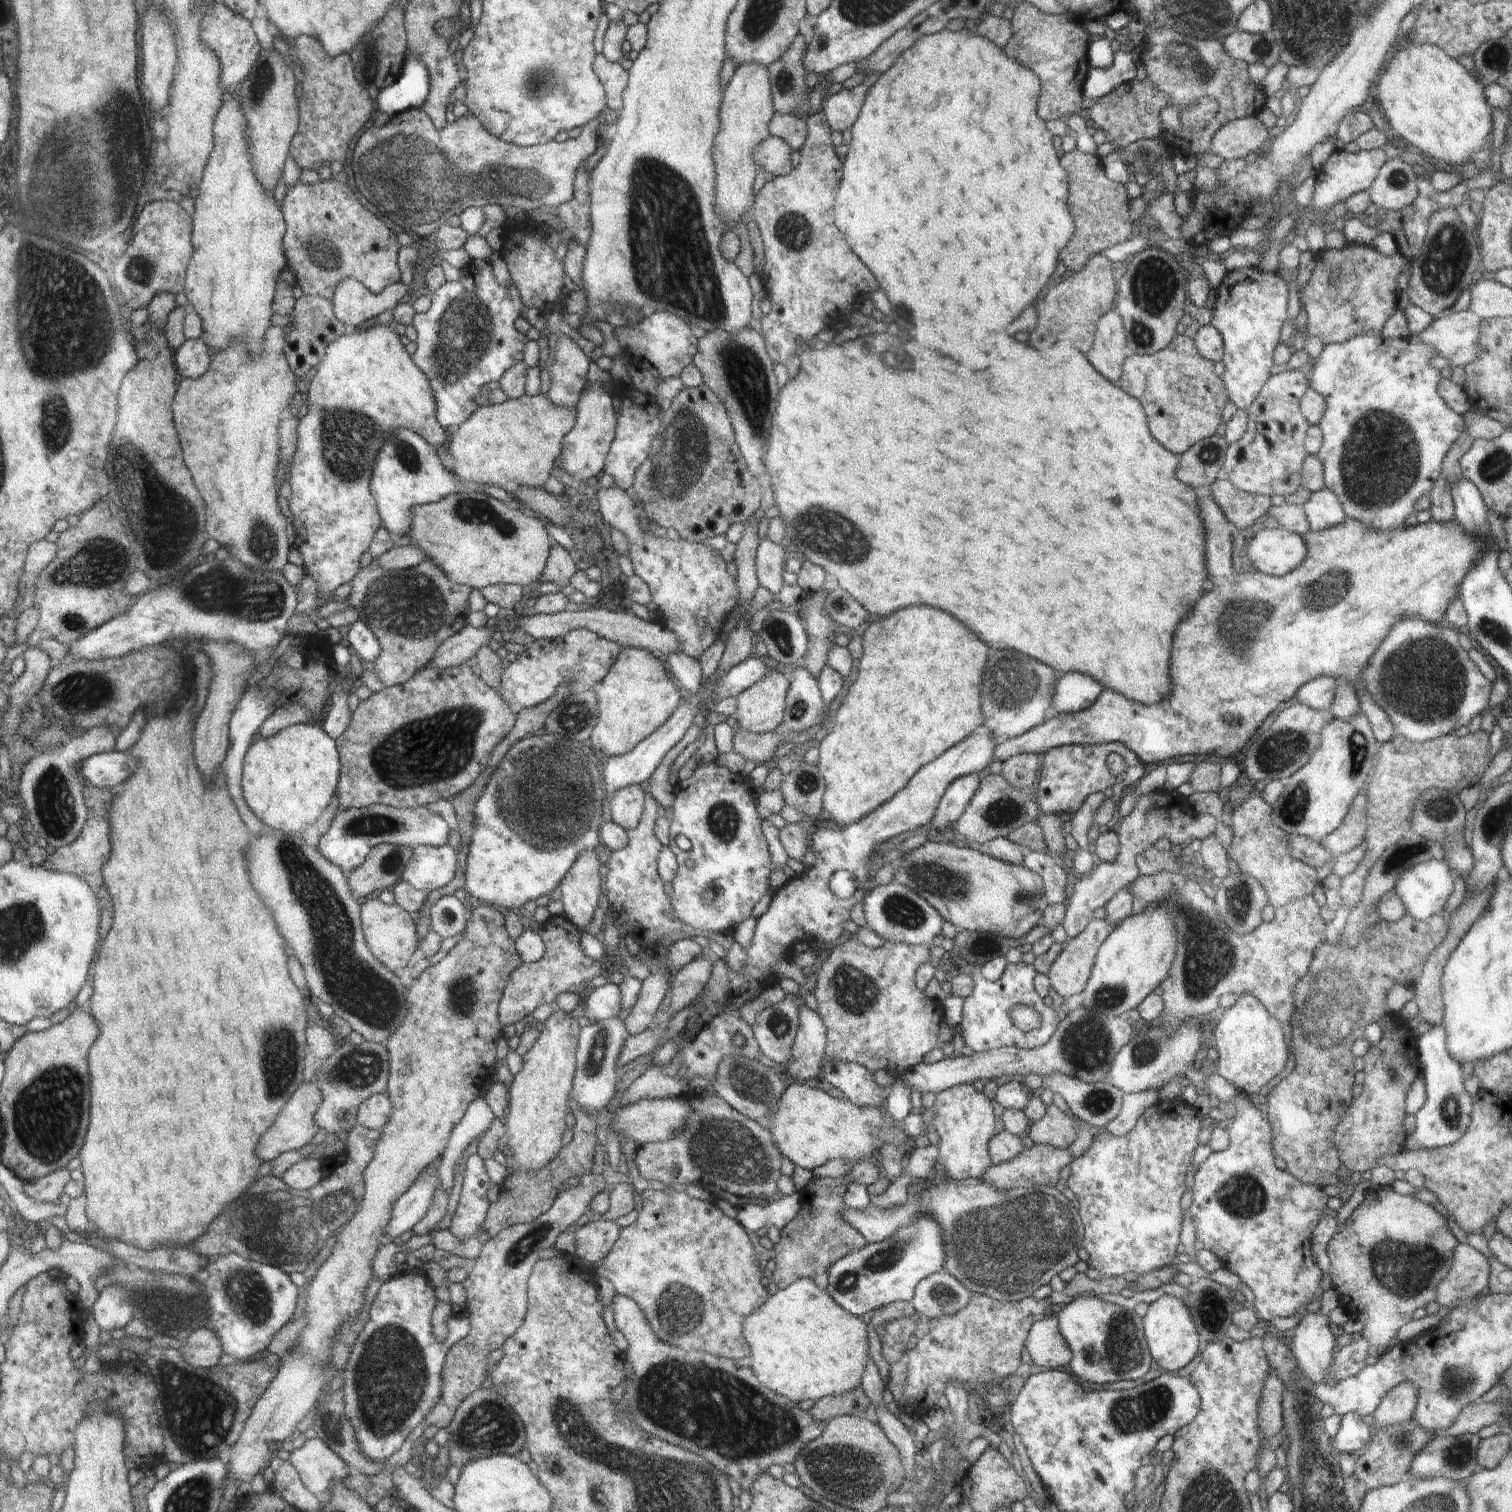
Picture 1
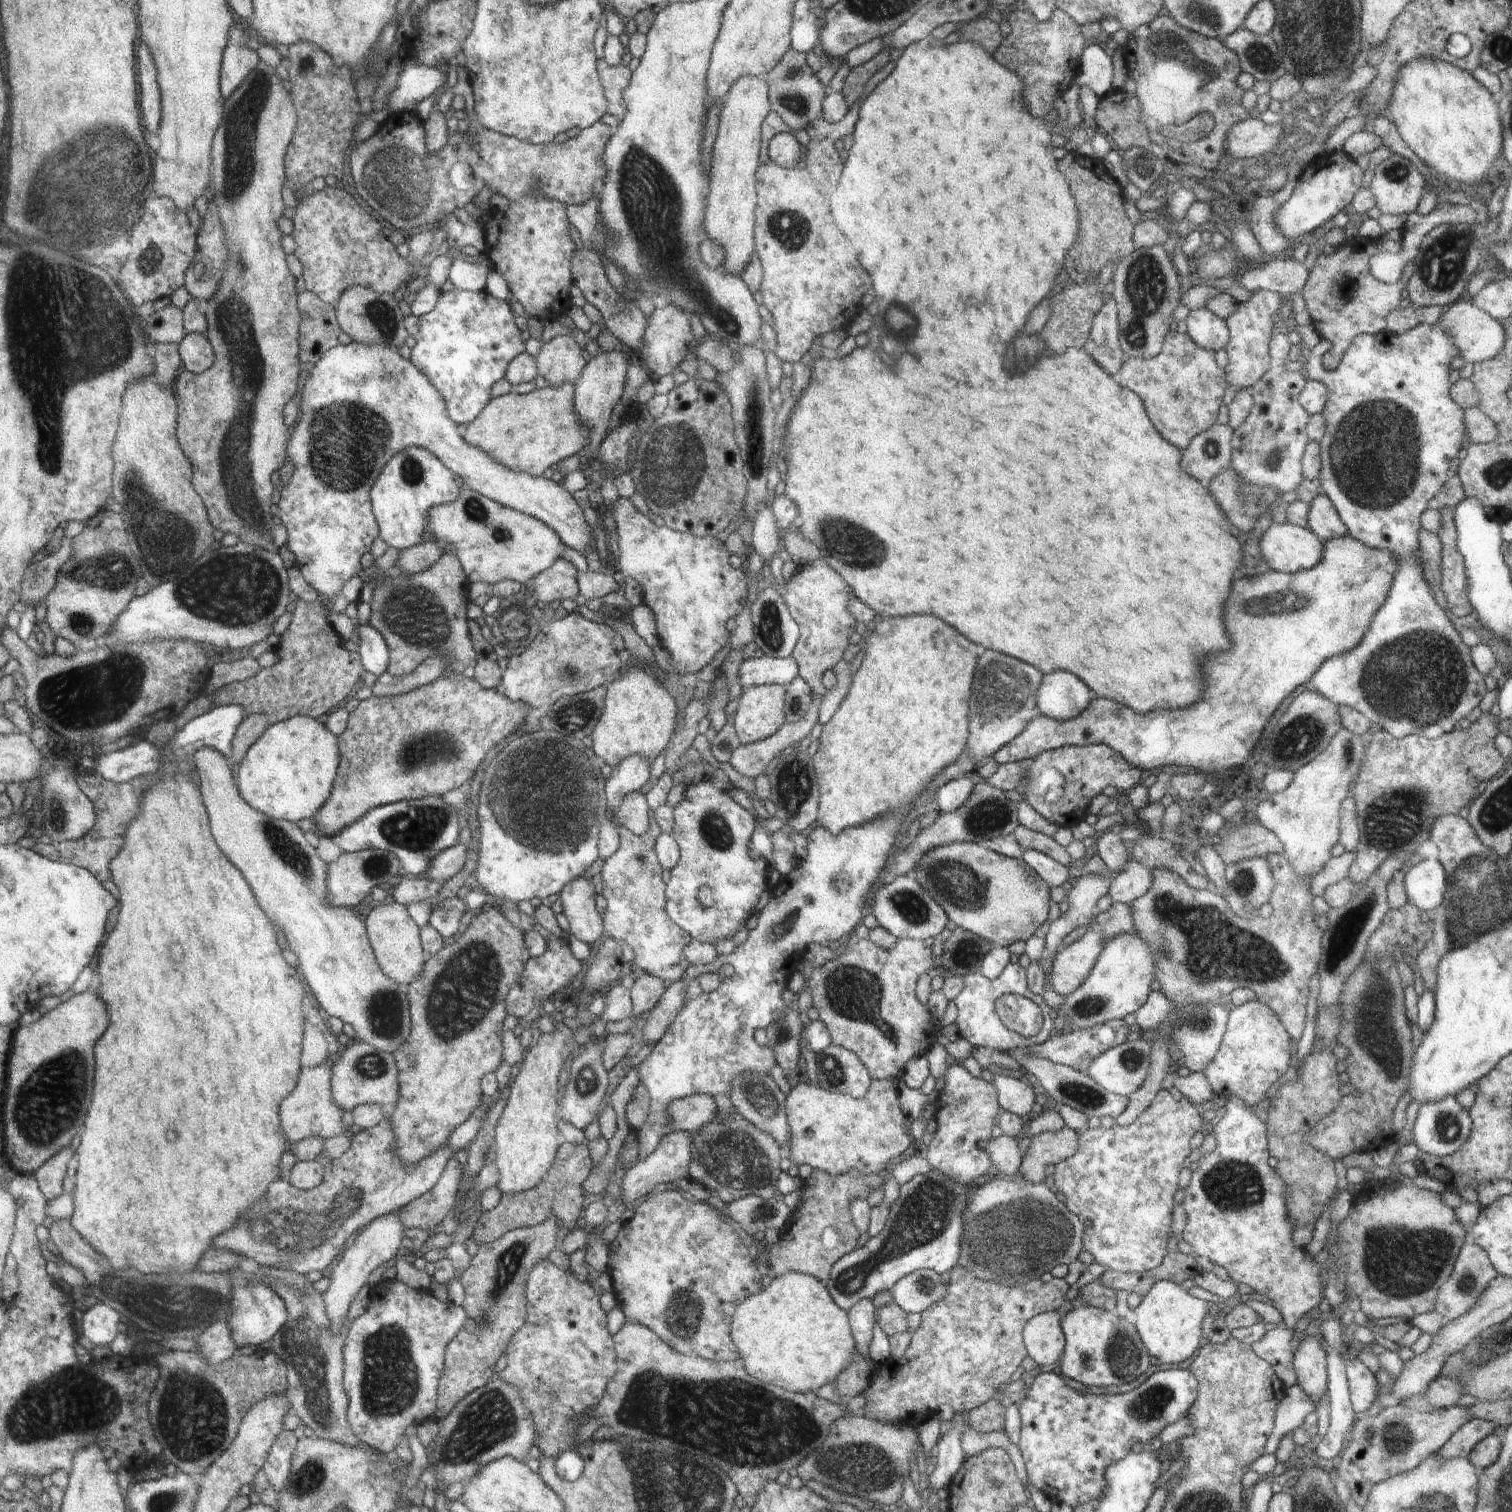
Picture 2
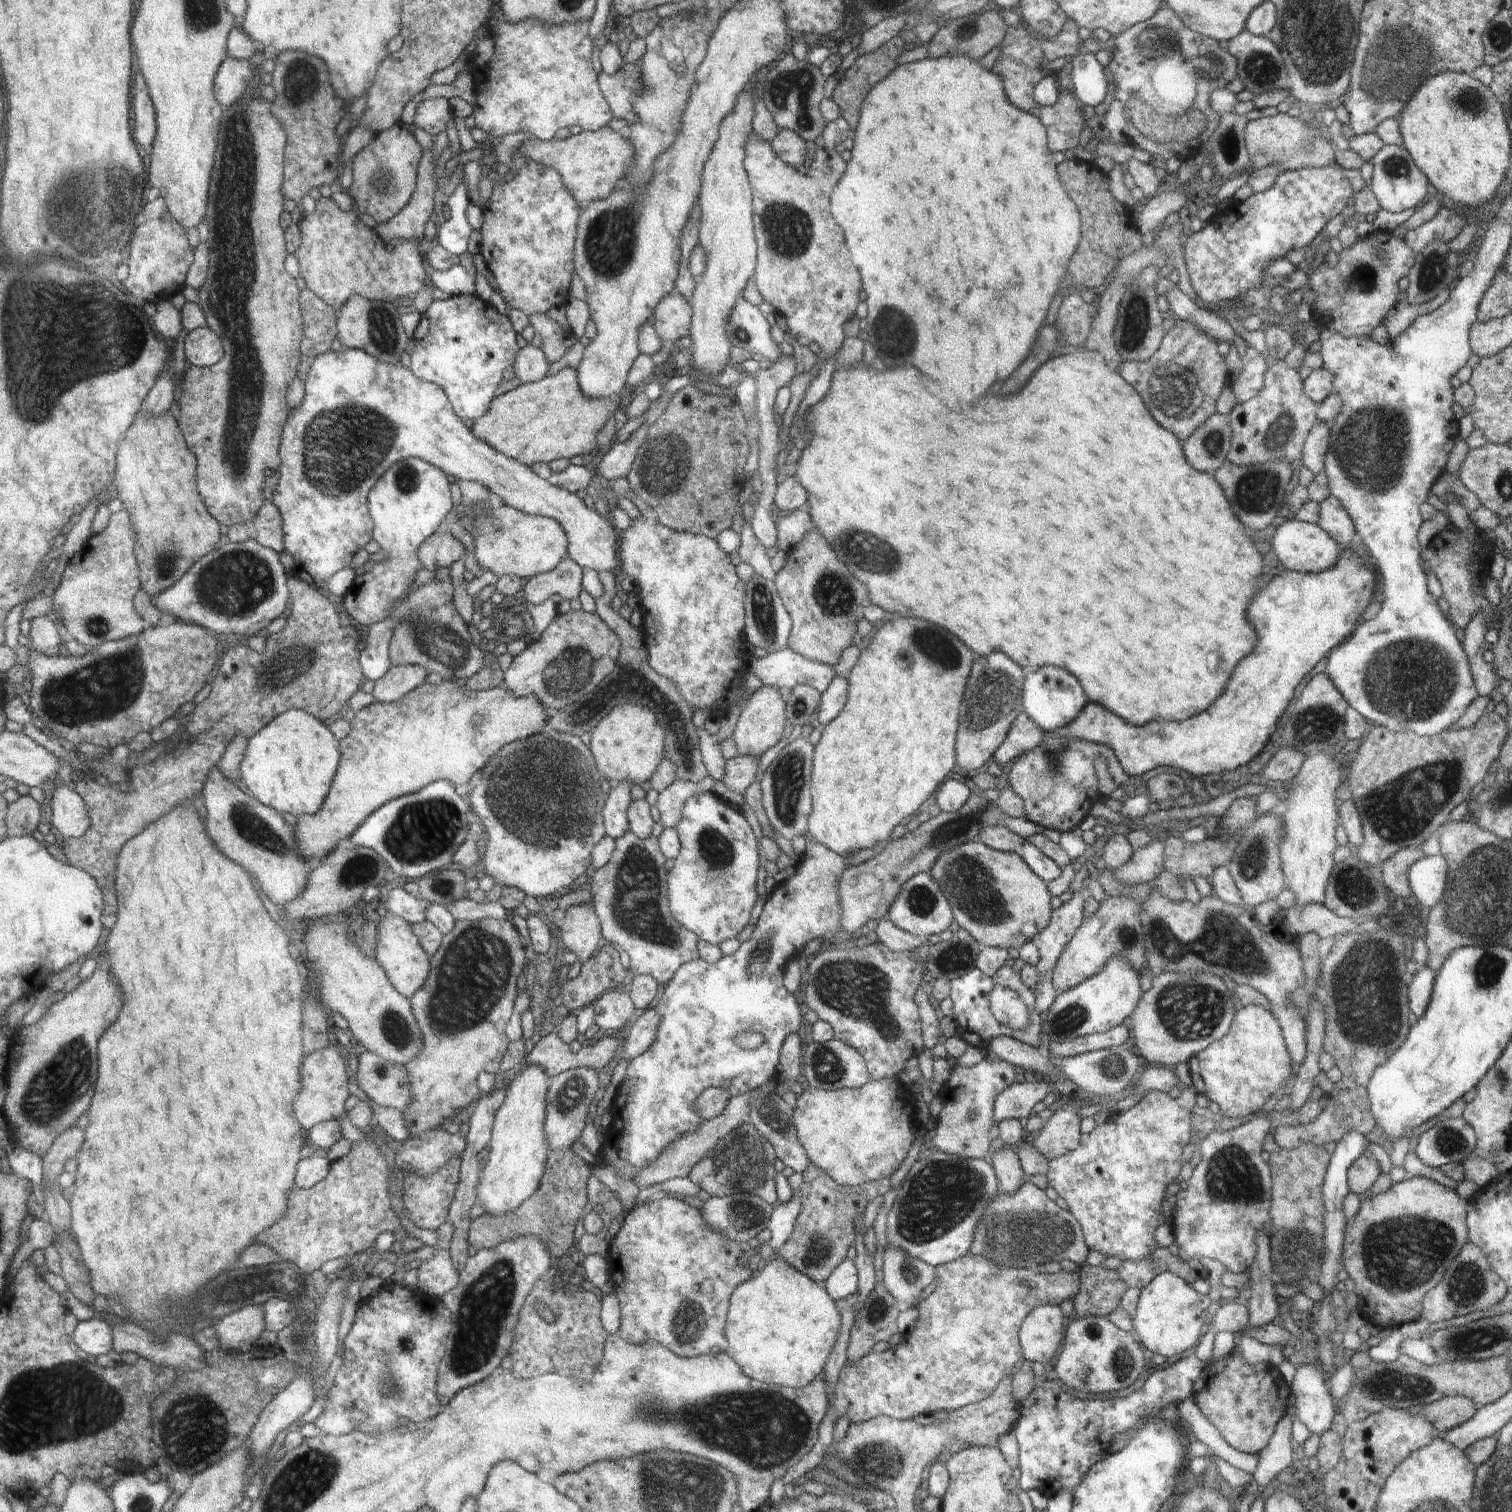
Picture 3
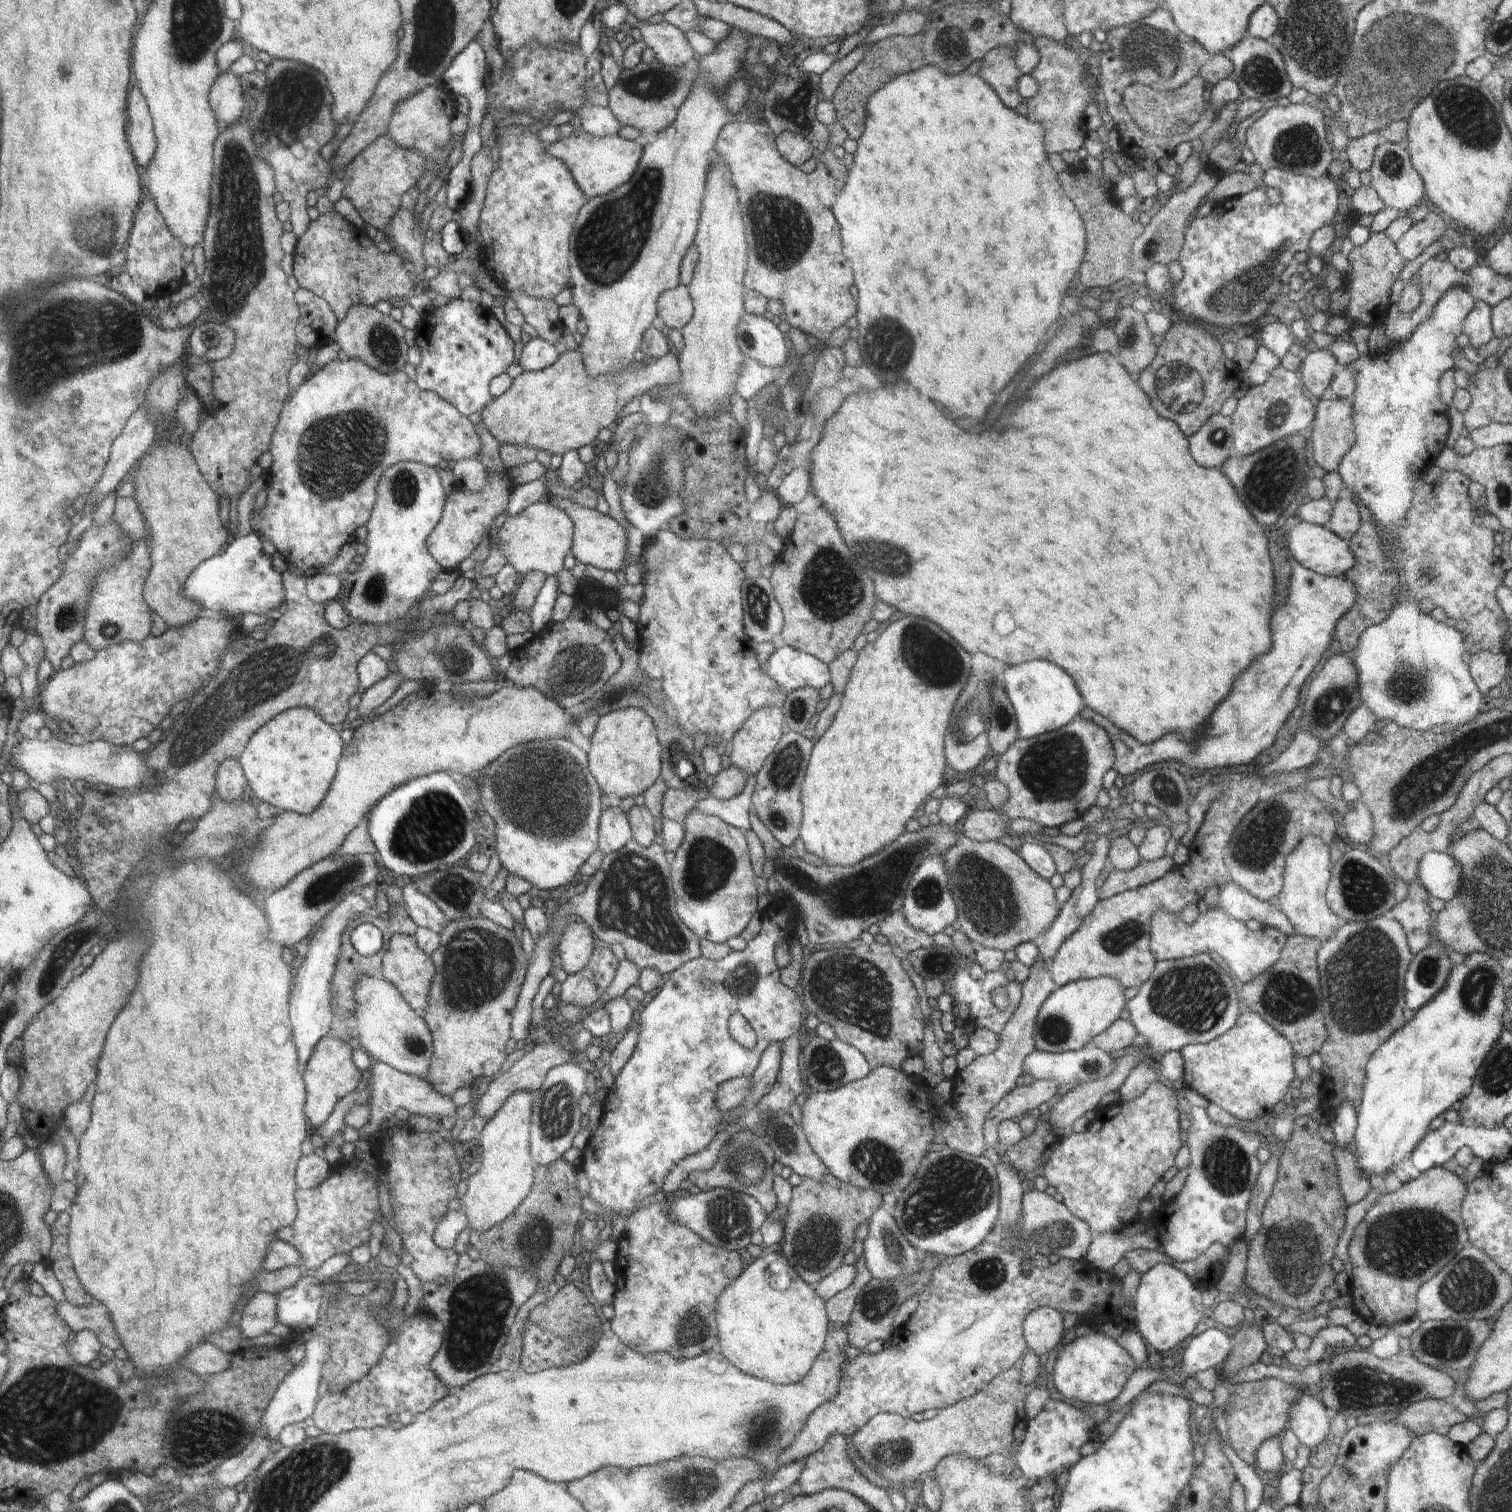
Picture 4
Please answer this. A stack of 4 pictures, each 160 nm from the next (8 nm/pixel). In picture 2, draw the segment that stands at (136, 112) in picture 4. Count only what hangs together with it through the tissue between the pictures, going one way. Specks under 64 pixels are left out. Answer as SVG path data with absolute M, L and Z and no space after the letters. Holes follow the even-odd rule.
M142 41L140 46L140 86L144 104L144 126L150 132L158 132L162 124L160 71L152 47L146 41Z

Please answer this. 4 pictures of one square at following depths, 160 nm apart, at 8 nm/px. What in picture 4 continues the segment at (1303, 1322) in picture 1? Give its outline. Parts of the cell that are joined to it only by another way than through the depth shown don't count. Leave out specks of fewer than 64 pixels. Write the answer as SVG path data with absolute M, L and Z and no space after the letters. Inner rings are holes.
M1317 1391L1312 1394L1301 1394L1289 1408L1290 1427L1300 1443L1315 1449L1329 1433L1329 1418L1326 1406Z

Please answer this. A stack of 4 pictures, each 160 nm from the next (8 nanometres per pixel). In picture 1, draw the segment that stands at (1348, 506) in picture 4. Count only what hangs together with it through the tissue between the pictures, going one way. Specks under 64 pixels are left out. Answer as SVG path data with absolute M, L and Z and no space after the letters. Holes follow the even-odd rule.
M1328 488L1311 493L1302 507L1314 532L1335 527L1347 518L1338 497Z

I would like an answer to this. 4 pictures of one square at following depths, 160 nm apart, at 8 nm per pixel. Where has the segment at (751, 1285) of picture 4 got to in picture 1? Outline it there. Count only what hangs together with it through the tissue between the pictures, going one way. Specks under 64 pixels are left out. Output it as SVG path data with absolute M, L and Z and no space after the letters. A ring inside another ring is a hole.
M796 1279L787 1287L779 1288L766 1299L764 1306L748 1316L748 1324L743 1324L743 1328L748 1344L752 1344L752 1368L756 1368L756 1378L764 1380L768 1388L776 1388L776 1392L789 1401L817 1401L828 1395L839 1397L861 1386L870 1359L867 1324L844 1309L812 1279Z

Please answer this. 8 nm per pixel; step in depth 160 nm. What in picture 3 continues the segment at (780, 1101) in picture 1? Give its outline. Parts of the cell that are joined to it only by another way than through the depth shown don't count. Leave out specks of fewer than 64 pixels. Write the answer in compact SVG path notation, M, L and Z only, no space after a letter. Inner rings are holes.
M896 1079L833 1091L809 1086L797 1098L792 1122L812 1164L838 1184L860 1186L892 1174L908 1154L918 1124L917 1096L911 1088L898 1090Z

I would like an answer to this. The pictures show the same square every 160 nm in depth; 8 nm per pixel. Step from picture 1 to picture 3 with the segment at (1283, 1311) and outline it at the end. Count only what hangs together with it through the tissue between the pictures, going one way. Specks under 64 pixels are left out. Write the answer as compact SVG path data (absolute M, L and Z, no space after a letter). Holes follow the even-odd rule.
M1266 1116L1265 1118L1254 1117L1253 1120L1249 1120L1248 1122L1242 1123L1240 1126L1227 1131L1213 1130L1198 1144L1201 1147L1201 1160L1199 1164L1193 1168L1192 1177L1187 1180L1188 1186L1180 1193L1176 1209L1172 1216L1173 1229L1175 1230L1175 1243L1178 1245L1178 1248L1180 1248L1179 1257L1193 1260L1197 1260L1203 1256L1206 1256L1206 1258L1213 1258L1222 1262L1227 1270L1234 1274L1244 1273L1251 1266L1257 1255L1257 1237L1261 1234L1261 1231L1263 1231L1264 1233L1268 1233L1268 1238L1270 1238L1270 1233L1273 1231L1273 1224L1271 1223L1269 1215L1272 1186L1271 1170L1269 1164L1262 1159L1264 1141L1267 1132L1270 1130L1271 1120L1269 1119L1269 1116Z

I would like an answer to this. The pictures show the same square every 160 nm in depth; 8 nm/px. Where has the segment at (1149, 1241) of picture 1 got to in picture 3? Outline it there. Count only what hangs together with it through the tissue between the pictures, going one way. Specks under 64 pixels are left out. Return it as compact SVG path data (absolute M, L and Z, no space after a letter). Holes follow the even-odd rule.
M1179 1085L1181 1093L1172 1099L1168 1093L1150 1091L1125 1114L1110 1112L1105 1124L1096 1125L1090 1133L1081 1134L1080 1144L1065 1155L1048 1161L1049 1185L1068 1204L1068 1210L1082 1225L1088 1248L1106 1257L1118 1256L1122 1260L1142 1262L1155 1251L1155 1230L1166 1221L1162 1212L1162 1200L1168 1195L1166 1188L1178 1180L1184 1164L1182 1150L1189 1143L1194 1131L1190 1119L1192 1110L1199 1103L1196 1092L1190 1086Z

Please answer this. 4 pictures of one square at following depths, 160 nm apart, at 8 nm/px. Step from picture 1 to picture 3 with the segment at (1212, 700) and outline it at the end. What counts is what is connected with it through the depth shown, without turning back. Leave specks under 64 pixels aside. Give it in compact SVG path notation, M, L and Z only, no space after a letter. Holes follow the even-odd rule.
M1346 551L1341 553L1334 567L1324 572L1304 574L1285 569L1272 578L1262 590L1258 590L1258 596L1252 598L1248 608L1248 620L1258 626L1256 650L1240 660L1216 702L1182 724L1152 720L1150 724L1136 726L1101 704L1088 702L1074 722L1049 733L1021 712L992 760L1007 768L1020 755L1054 736L1108 745L1124 772L1130 776L1144 774L1162 765L1182 768L1194 777L1240 768L1262 752L1302 678L1320 669L1331 650L1352 636L1363 612L1375 600L1378 570L1379 566L1370 555L1357 557Z

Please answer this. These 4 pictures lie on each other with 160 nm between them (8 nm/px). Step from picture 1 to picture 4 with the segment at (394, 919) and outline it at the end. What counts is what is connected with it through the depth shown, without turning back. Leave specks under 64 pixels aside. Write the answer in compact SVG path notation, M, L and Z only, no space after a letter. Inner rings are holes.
M395 935L387 942L387 945L388 948L382 960L384 978L399 989L403 999L417 1013L422 1014L428 1007L431 983L435 976L436 968L435 964L432 964L433 960L426 956L426 953L419 947L418 941L413 935Z

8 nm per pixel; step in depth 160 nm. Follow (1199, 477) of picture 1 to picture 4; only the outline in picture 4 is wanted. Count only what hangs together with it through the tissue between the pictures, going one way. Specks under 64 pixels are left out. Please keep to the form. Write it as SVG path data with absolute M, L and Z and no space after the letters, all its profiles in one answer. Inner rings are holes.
M1221 413L1210 416L1190 438L1192 458L1206 468L1222 469L1227 458L1234 454L1234 420Z

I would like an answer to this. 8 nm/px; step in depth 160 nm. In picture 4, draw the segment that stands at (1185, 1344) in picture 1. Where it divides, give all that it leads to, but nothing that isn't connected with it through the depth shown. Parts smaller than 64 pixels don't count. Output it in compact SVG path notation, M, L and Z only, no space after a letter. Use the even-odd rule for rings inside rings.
M1166 1263L1155 1264L1140 1276L1133 1300L1136 1329L1152 1348L1164 1354L1171 1354L1176 1344L1193 1336L1198 1322L1208 1313L1202 1304L1201 1291L1184 1272Z

